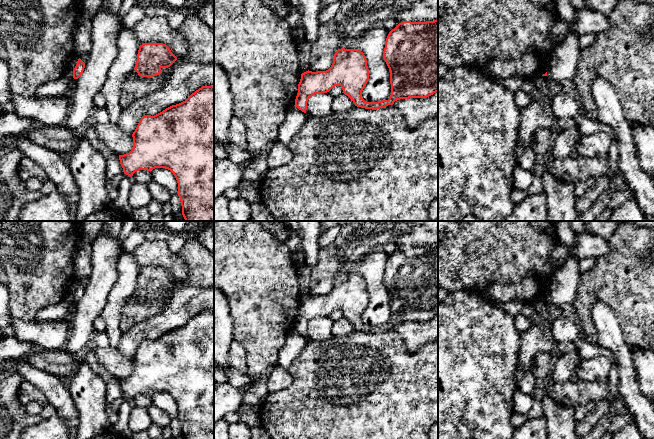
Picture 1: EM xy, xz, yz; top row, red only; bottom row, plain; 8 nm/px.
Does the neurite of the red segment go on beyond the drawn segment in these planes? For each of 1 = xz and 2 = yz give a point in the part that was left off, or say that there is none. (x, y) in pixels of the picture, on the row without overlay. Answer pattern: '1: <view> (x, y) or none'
1: none
2: none

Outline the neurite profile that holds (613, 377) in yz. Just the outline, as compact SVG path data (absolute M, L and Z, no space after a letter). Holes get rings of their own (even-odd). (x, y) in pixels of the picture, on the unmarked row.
M616 361L611 362L611 370L609 372L609 377L610 381L610 389L611 393L613 396L613 399L619 396L619 391L618 391L618 385L619 385L619 377L618 377L618 365Z

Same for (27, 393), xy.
M23 381L18 390L18 399L23 405L27 405L30 402L38 402L42 406L48 404L48 400L44 394L36 388L33 384L27 381Z

